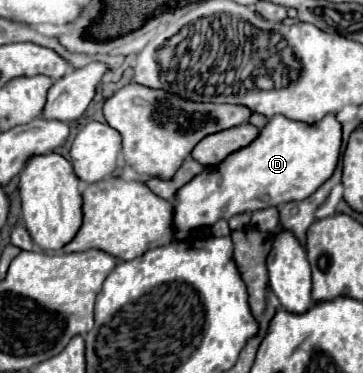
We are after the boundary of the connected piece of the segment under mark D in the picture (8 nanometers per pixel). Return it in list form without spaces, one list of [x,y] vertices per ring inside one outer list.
[[[284,115],[272,117],[256,141],[244,147],[244,151],[236,151],[236,155],[224,159],[224,163],[216,165],[212,175],[196,175],[192,183],[186,183],[178,191],[174,211],[176,239],[188,237],[192,229],[214,225],[218,219],[230,219],[238,213],[310,197],[326,179],[332,177],[340,159],[340,147],[342,125],[336,115],[326,115],[314,125],[292,121]]]

